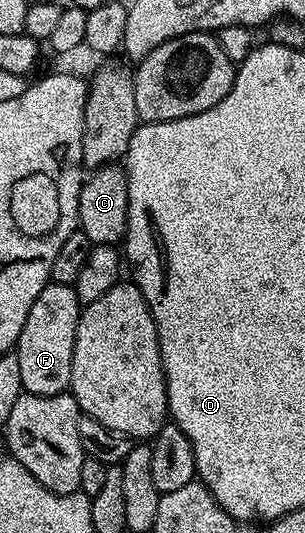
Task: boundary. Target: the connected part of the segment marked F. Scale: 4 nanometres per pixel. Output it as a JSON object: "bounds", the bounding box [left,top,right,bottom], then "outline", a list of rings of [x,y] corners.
{"bounds":[16,282,83,396],"outline":[[[51,282],[44,286],[44,290],[40,290],[36,302],[32,302],[32,310],[28,310],[28,318],[24,318],[24,330],[20,330],[16,345],[23,392],[60,396],[69,389],[72,354],[76,346],[76,326],[78,319],[82,317],[83,307],[71,285]]]}

